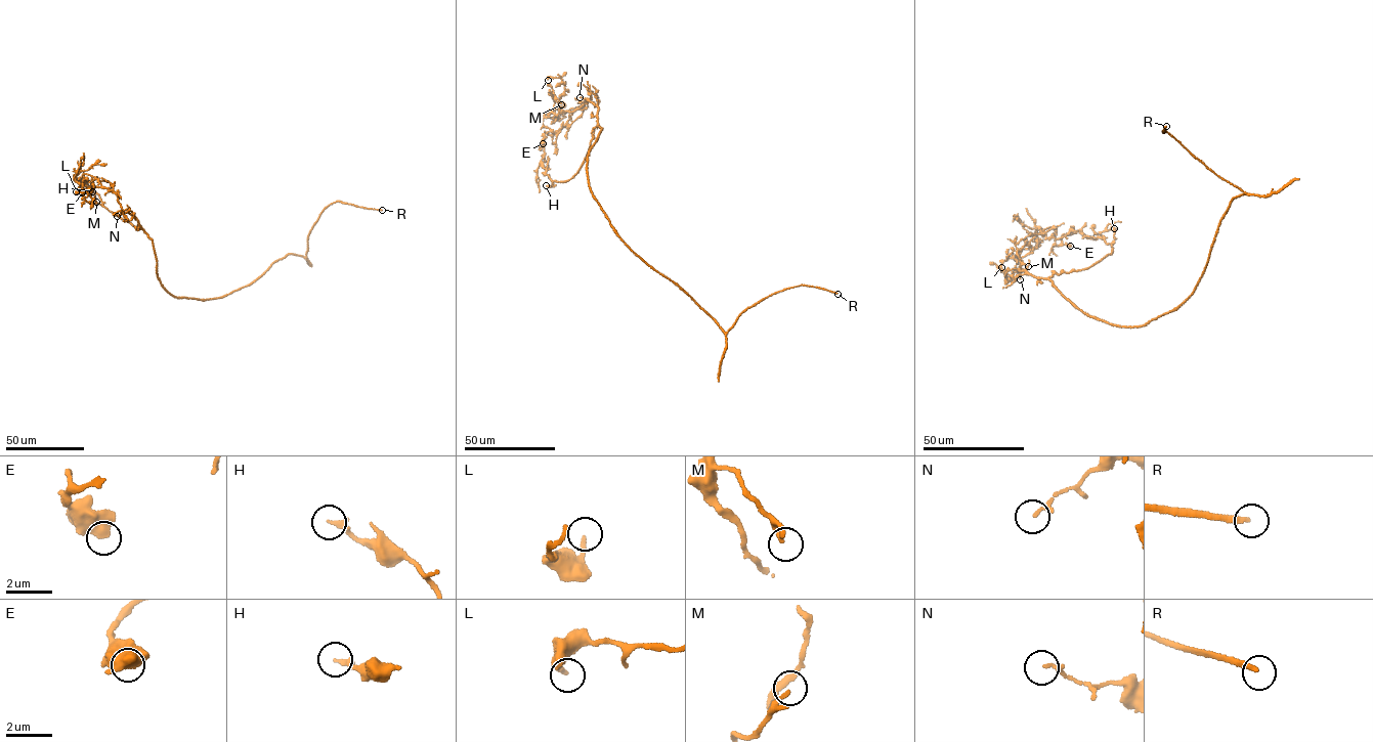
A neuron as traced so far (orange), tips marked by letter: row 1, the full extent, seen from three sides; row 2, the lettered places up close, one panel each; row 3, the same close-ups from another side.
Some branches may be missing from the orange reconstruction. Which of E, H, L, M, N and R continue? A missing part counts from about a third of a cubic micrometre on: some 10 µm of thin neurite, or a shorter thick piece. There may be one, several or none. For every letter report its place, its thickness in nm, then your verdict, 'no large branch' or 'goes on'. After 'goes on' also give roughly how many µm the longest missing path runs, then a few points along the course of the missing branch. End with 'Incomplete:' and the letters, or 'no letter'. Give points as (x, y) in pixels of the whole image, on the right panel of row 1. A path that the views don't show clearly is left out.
E: (1070, 246) | 650 nm | no large branch
H: (1114, 228) | 220 nm | no large branch
L: (1001, 267) | 190 nm | no large branch
M: (1028, 266) | 170 nm | no large branch
N: (1020, 279) | 170 nm | no large branch
R: (1166, 126) | 240 nm | goes on | 110 µm
Incomplete: R

